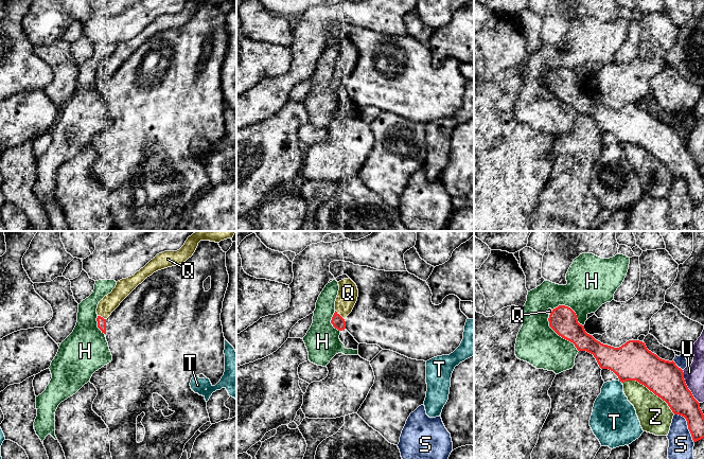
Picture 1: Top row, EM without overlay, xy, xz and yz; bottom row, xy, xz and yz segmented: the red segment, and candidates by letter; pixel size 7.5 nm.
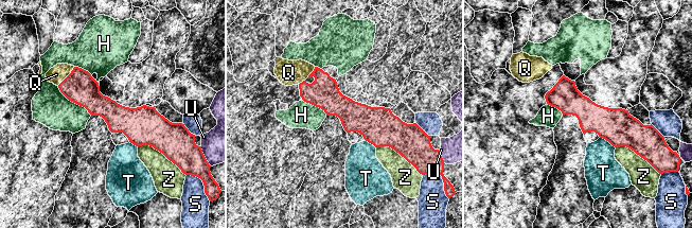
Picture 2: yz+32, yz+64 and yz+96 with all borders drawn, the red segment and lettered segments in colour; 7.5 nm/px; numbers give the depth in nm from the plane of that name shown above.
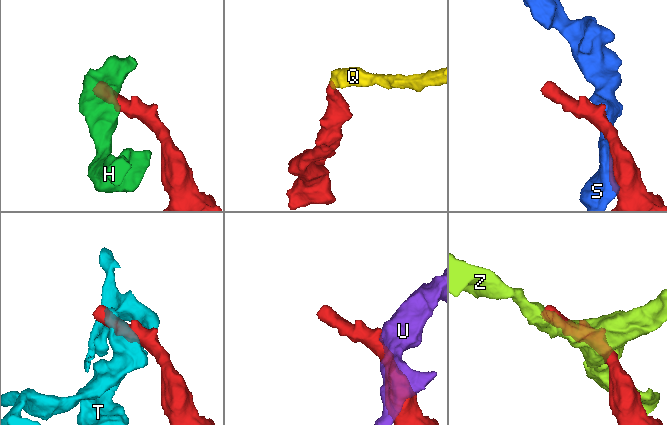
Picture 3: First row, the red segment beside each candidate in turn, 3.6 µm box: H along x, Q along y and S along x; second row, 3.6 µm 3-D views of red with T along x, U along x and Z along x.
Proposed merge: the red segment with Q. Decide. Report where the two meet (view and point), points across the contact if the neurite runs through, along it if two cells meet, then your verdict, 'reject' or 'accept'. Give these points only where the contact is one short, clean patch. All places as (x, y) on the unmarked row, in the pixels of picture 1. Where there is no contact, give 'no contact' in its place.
xz (339, 77) | accept

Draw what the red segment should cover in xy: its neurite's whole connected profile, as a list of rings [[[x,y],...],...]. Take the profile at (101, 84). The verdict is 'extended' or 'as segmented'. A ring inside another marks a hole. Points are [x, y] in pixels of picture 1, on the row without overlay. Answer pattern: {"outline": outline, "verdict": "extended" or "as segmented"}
{"outline": [[[188,0],[184,7],[179,13],[159,16],[134,38],[118,43],[112,54],[105,58],[98,67],[98,90],[102,93],[102,95],[106,95],[106,82],[147,39],[158,33],[177,29],[186,24],[193,18],[200,3],[219,5],[221,3],[227,1],[232,0]]], "verdict": "extended"}

